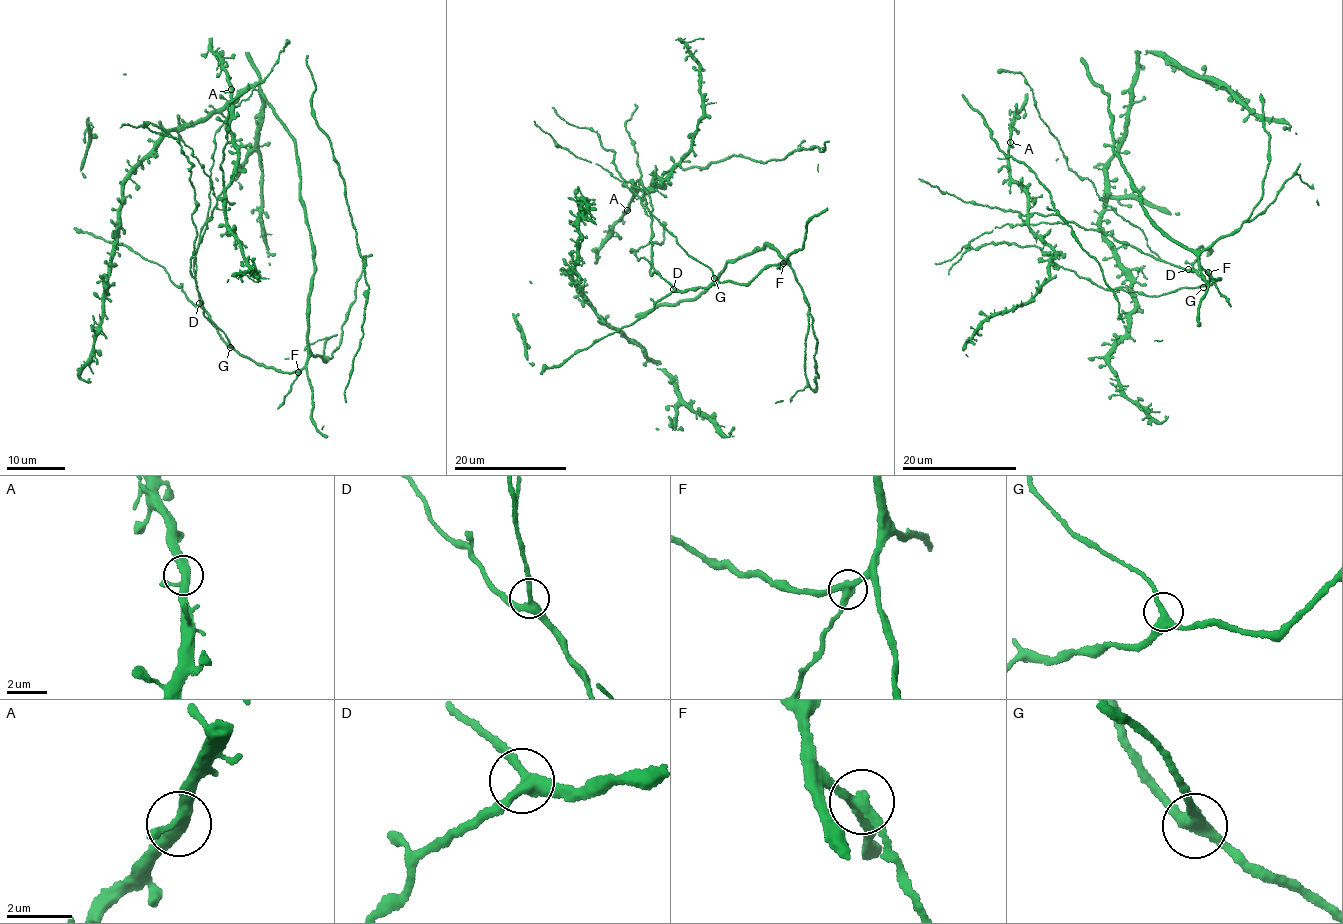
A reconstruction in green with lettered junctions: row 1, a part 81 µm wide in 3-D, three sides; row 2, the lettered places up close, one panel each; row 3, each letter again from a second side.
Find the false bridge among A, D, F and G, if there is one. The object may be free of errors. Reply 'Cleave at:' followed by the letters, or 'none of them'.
Cleave at: F

